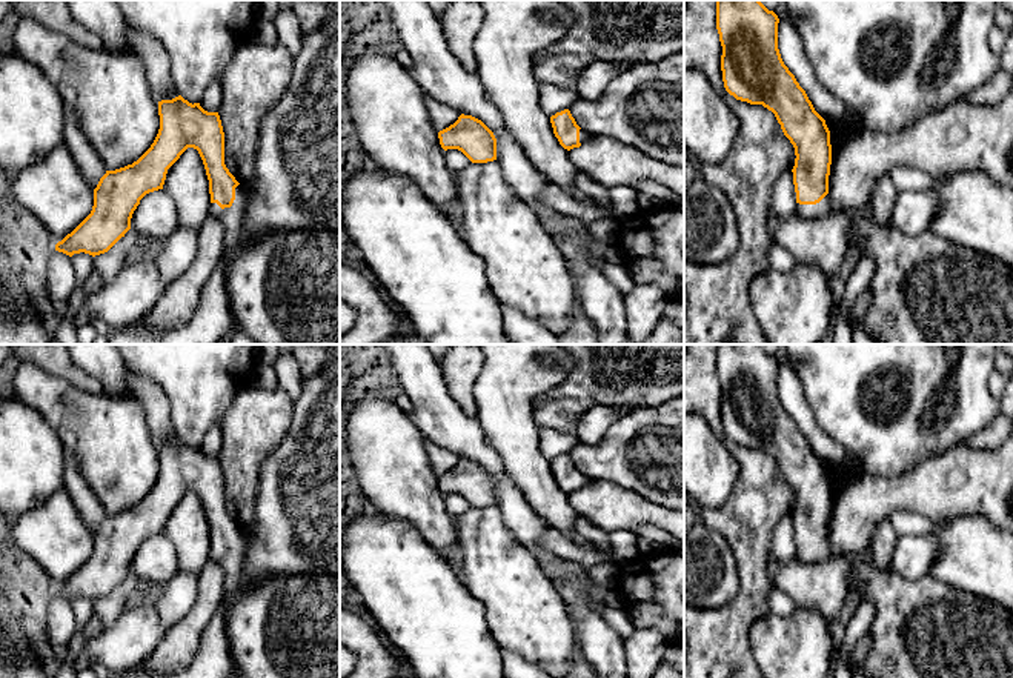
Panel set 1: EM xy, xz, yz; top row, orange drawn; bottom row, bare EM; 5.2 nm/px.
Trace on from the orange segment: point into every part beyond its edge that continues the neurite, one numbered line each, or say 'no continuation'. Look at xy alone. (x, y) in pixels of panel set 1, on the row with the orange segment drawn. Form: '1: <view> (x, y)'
1: xy (285, 289)

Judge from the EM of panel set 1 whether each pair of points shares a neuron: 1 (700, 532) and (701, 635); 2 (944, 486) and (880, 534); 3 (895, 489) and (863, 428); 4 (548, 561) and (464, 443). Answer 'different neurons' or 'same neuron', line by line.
1: different neurons
2: different neurons
3: different neurons
4: same neuron

